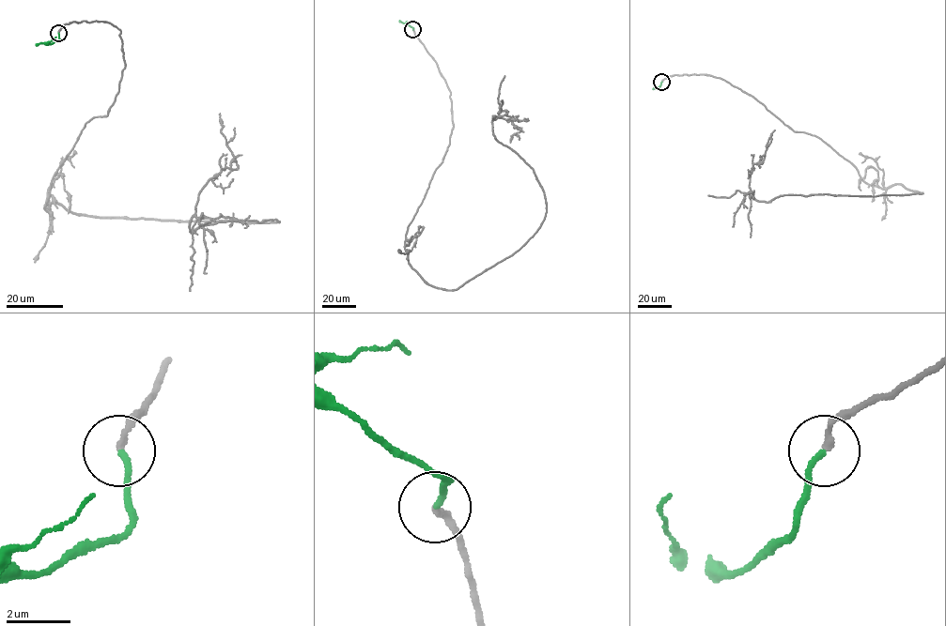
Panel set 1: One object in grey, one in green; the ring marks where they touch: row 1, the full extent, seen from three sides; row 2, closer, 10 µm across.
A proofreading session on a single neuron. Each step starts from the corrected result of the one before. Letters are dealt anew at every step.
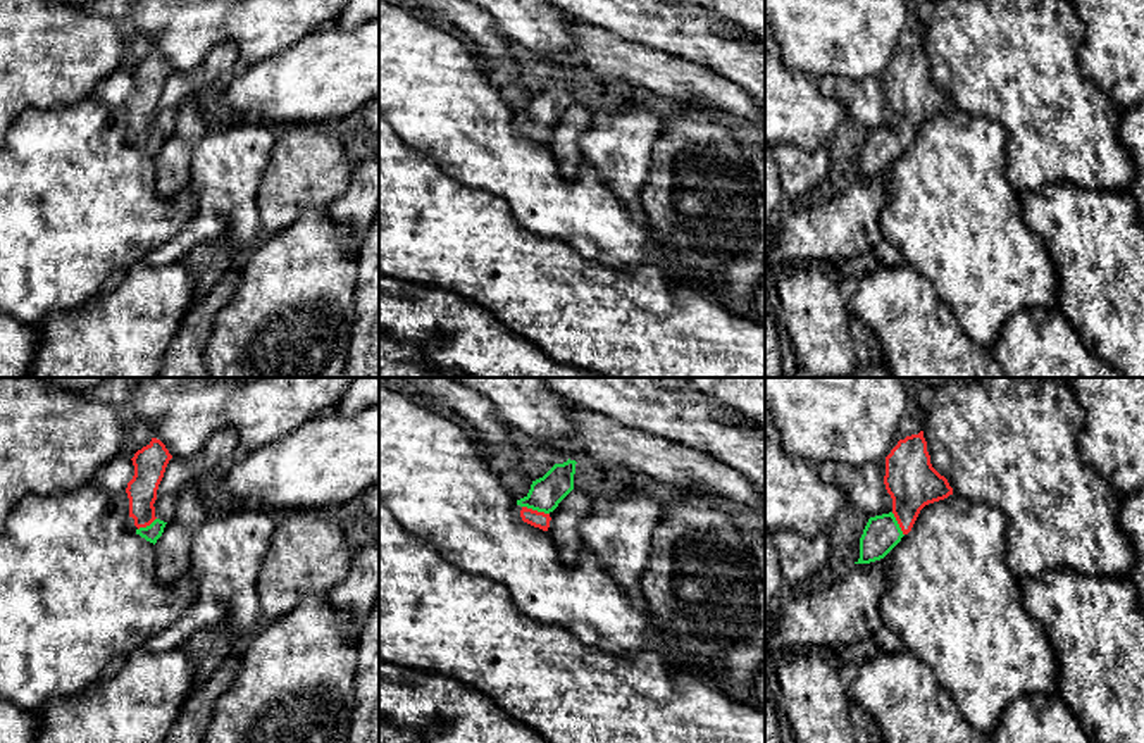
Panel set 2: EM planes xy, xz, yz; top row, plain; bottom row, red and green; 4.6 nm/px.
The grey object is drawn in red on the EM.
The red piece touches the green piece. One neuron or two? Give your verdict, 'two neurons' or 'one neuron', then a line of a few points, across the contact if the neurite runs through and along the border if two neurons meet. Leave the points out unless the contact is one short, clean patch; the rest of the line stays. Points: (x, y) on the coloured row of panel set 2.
one neuron | xz (538, 519), (536, 511), (545, 493)

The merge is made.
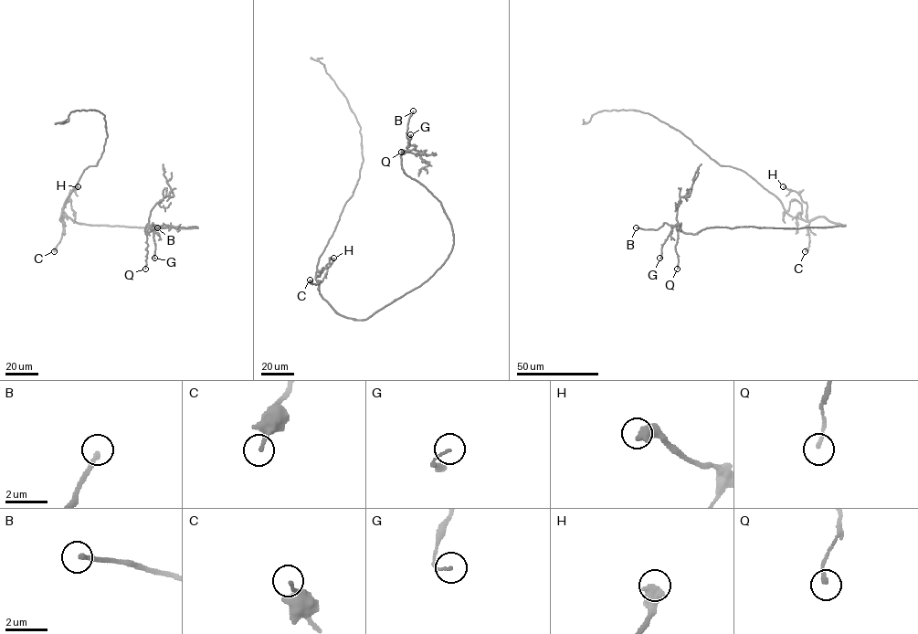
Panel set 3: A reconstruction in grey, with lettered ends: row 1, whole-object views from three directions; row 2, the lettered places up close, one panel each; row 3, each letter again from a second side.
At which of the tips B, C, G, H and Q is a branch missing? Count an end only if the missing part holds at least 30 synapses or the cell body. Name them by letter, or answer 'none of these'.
B

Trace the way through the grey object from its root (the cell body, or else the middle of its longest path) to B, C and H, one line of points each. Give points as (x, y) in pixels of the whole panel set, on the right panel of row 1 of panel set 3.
B: (840, 224), (711, 227), (695, 234), (684, 233), (679, 225), (665, 223), (656, 229), (636, 227)
C: (840, 224), (822, 216), (813, 218), (808, 224), (809, 246), (805, 251)
H: (840, 224), (822, 216), (808, 220), (807, 203), (797, 193), (783, 186)

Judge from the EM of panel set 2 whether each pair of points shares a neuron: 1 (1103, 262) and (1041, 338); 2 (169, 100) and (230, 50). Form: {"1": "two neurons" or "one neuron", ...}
{"1": "two neurons", "2": "one neuron"}

